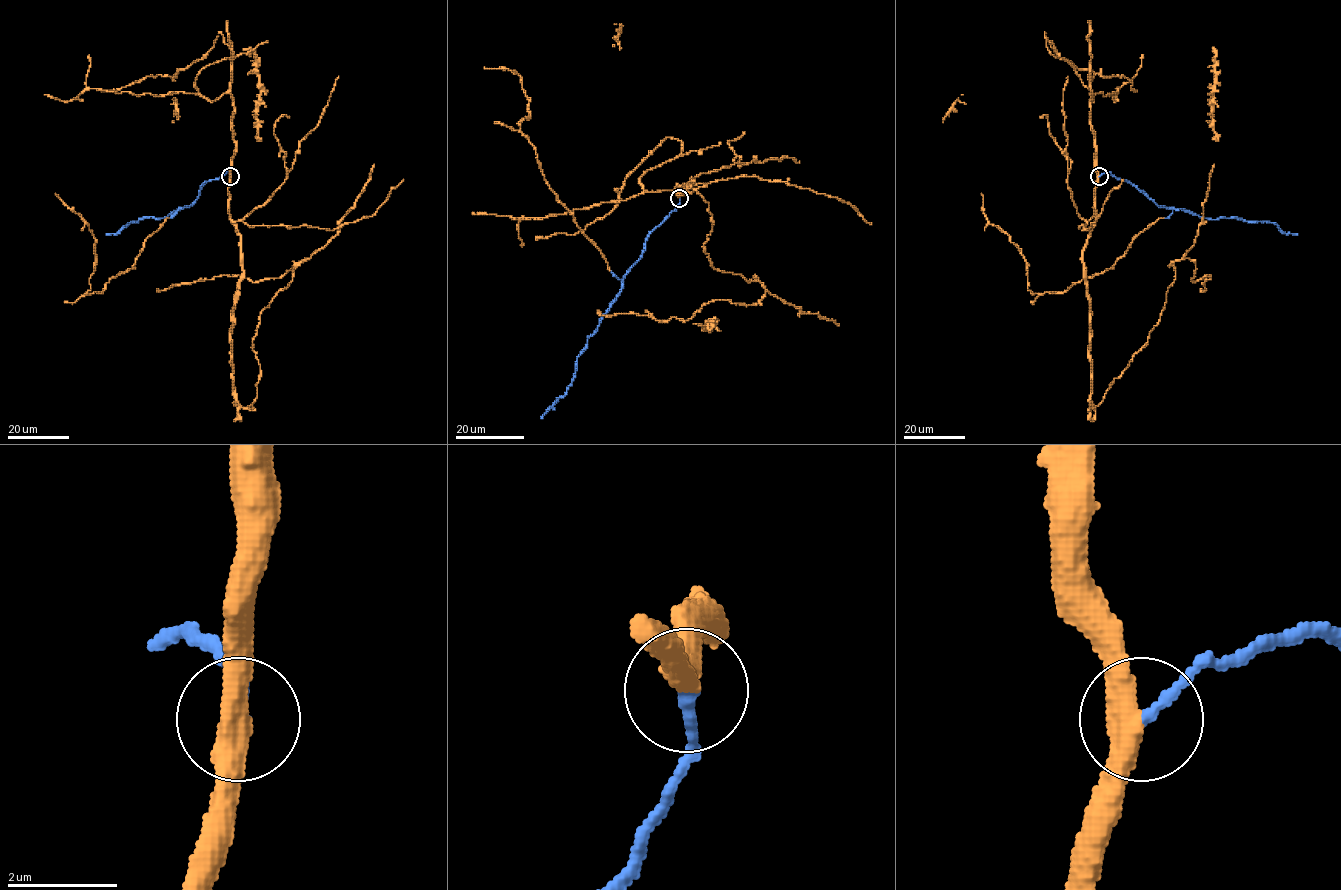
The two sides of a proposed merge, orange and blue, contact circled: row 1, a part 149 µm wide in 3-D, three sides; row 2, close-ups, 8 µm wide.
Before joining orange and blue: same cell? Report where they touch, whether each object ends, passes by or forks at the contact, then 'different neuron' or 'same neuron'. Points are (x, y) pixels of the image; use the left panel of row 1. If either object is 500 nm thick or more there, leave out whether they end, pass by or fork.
(230, 176) | orange passes by | blue ends | same neuron

